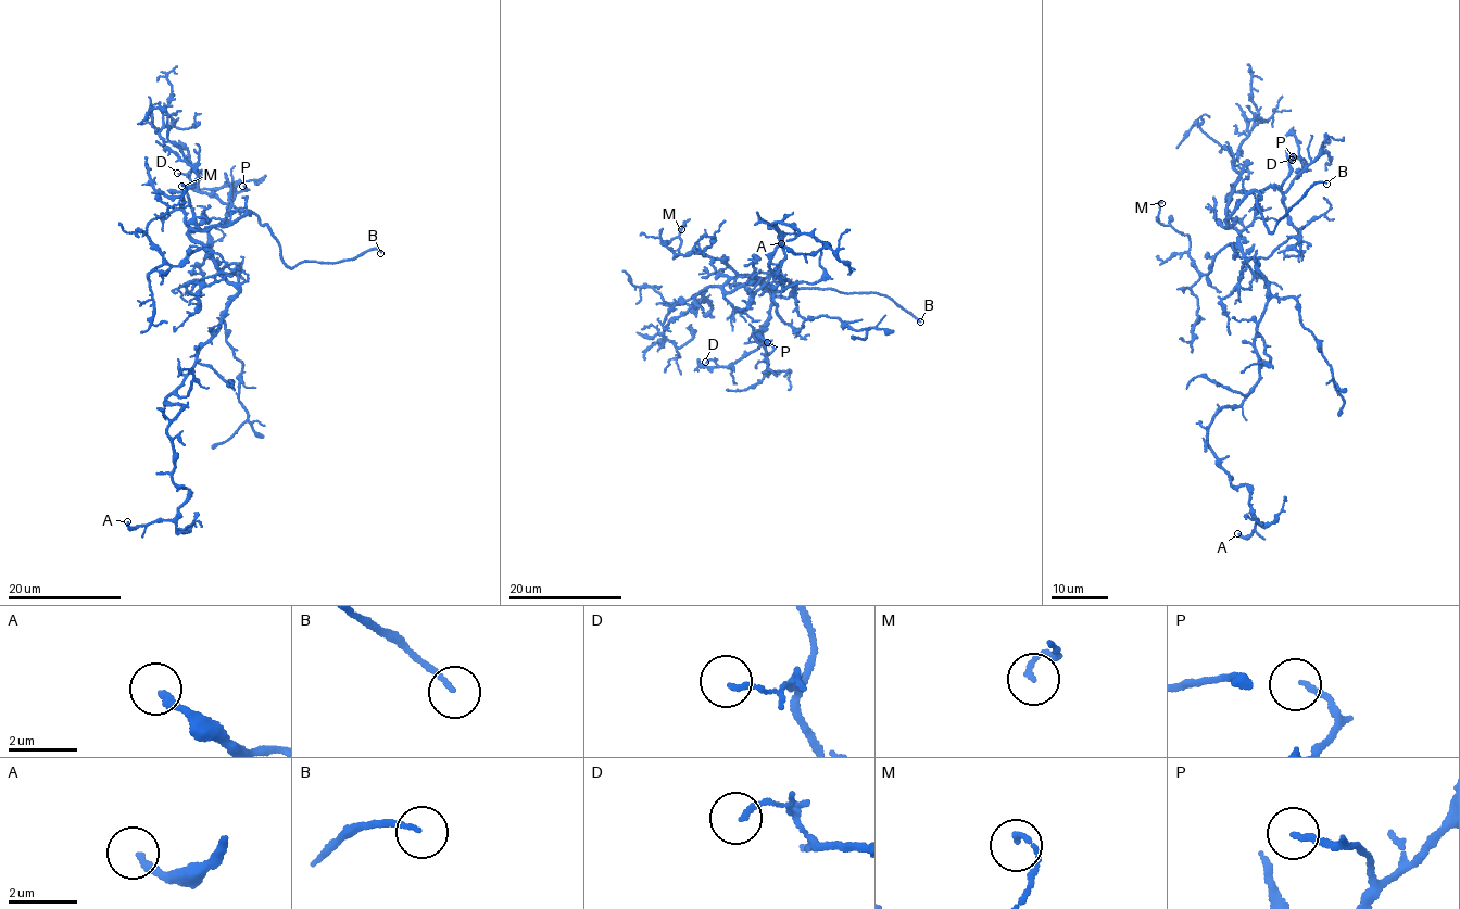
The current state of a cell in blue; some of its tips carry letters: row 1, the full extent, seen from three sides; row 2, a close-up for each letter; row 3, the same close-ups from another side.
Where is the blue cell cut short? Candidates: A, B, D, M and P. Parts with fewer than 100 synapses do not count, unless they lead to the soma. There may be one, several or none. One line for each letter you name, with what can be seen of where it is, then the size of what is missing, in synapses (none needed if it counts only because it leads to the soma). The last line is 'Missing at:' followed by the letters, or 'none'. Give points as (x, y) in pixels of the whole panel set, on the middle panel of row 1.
B: (920, 322)
Missing at: B

